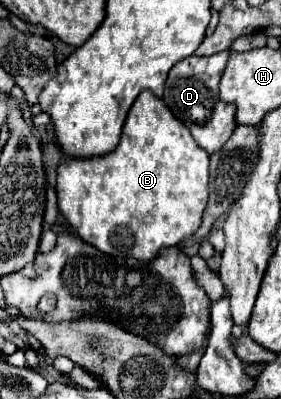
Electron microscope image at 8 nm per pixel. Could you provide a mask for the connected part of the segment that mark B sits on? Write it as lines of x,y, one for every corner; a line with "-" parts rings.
141,92
137,96
137,100
133,102
131,110
129,110
129,116
127,116
127,122
125,122
125,128
123,128
123,134
121,134
121,142
119,146
111,152
111,154
105,154
105,156
97,156
97,158
63,158
61,164
59,164
59,170
57,170
57,200
59,200
59,210
63,214
63,218
69,222
69,226
73,228
73,232
77,236
81,236
85,242
89,242
91,246
95,246
97,250
109,254
109,256
131,256
135,260
153,260
155,254
165,248
165,246
179,246
181,242
185,242
191,234
197,232
197,228
201,226
201,216
203,216
203,210
207,206
207,200
209,200
209,154
193,142
191,138
191,132
187,130
187,126
183,126
181,120
177,120
171,110
167,110
165,102
161,98
157,98
153,92

